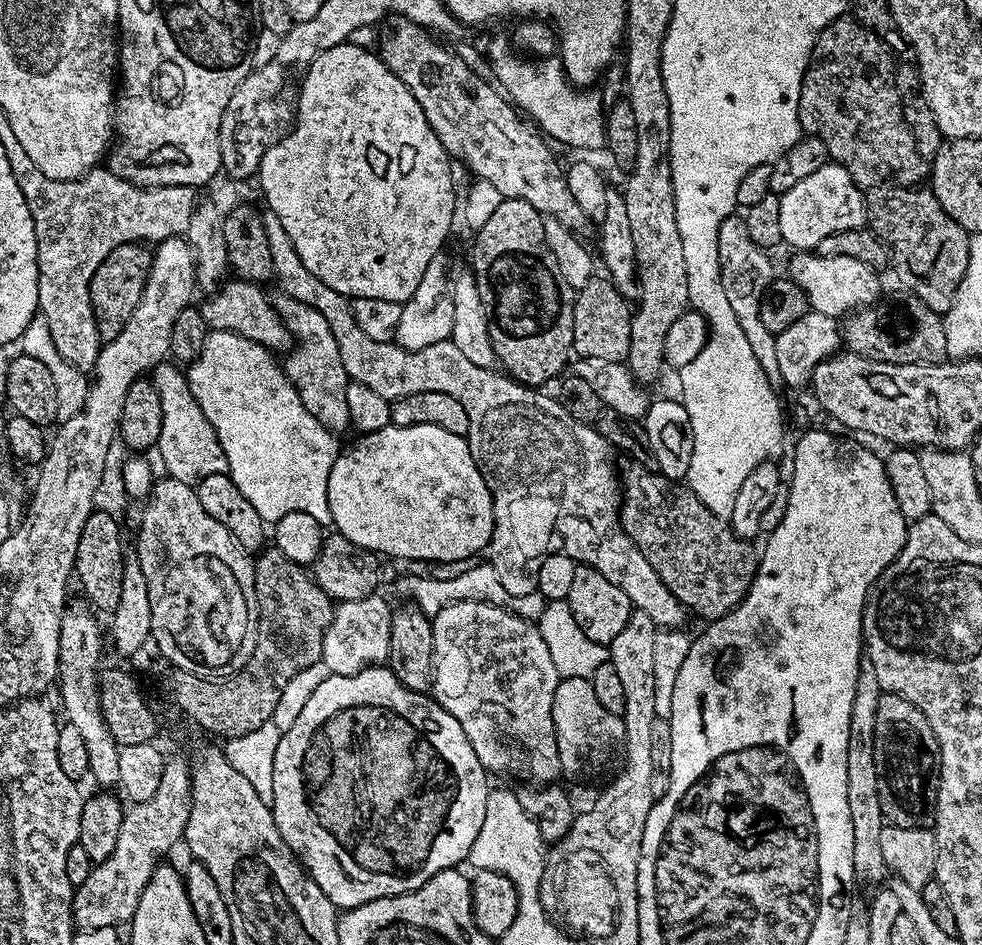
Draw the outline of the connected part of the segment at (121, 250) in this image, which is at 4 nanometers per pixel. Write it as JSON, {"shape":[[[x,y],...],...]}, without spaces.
{"shape":[[[143,243],[123,244],[110,250],[102,266],[94,270],[94,278],[90,278],[88,289],[101,341],[118,338],[118,334],[126,330],[126,322],[130,322],[134,310],[138,310],[138,302],[142,302],[142,290],[148,281],[148,270],[152,267],[152,254],[153,249]]]}

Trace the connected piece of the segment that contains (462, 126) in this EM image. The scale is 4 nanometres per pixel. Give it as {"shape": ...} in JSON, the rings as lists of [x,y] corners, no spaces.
{"shape":[[[400,18],[395,23],[396,25],[385,34],[378,55],[384,65],[404,83],[406,90],[414,94],[418,106],[422,106],[422,114],[426,114],[426,122],[430,122],[434,134],[438,134],[438,142],[442,142],[449,157],[456,162],[461,160],[473,172],[476,180],[490,182],[490,186],[495,186],[498,194],[502,194],[506,200],[530,202],[530,206],[534,206],[534,210],[538,210],[541,216],[556,220],[576,236],[588,238],[591,232],[593,235],[594,222],[586,218],[586,213],[579,208],[578,202],[574,202],[570,186],[566,186],[565,169],[562,164],[560,168],[555,154],[552,153],[553,145],[539,131],[533,130],[525,123],[521,113],[509,103],[501,91],[491,83],[488,85],[479,73],[466,66],[459,51],[452,49],[451,52],[446,45],[439,44],[428,33],[431,31],[415,20]]]}

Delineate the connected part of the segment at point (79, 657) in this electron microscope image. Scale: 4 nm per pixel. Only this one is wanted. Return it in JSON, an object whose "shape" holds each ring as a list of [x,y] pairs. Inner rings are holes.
{"shape":[[[83,603],[65,607],[60,618],[60,670],[58,673],[58,689],[60,688],[60,700],[64,703],[64,712],[67,723],[78,726],[82,738],[86,741],[86,750],[90,750],[90,776],[100,784],[119,785],[118,778],[118,754],[120,749],[116,747],[114,738],[106,726],[106,722],[100,713],[100,689],[98,687],[98,673],[100,664],[100,628],[96,625],[97,617],[93,611]]]}

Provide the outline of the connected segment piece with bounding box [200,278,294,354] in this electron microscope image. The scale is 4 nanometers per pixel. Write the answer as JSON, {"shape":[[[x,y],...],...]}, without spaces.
{"shape":[[[229,279],[220,285],[200,308],[200,316],[209,325],[209,329],[217,332],[233,332],[242,338],[250,338],[250,342],[261,344],[273,354],[284,354],[293,347],[292,335],[282,322],[275,303],[264,294],[265,289],[249,280]]]}

